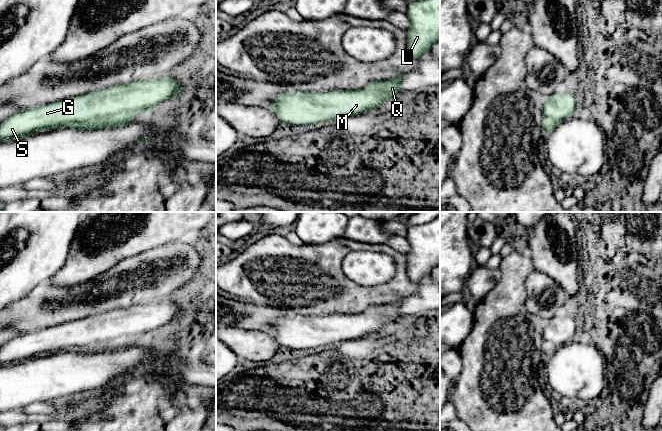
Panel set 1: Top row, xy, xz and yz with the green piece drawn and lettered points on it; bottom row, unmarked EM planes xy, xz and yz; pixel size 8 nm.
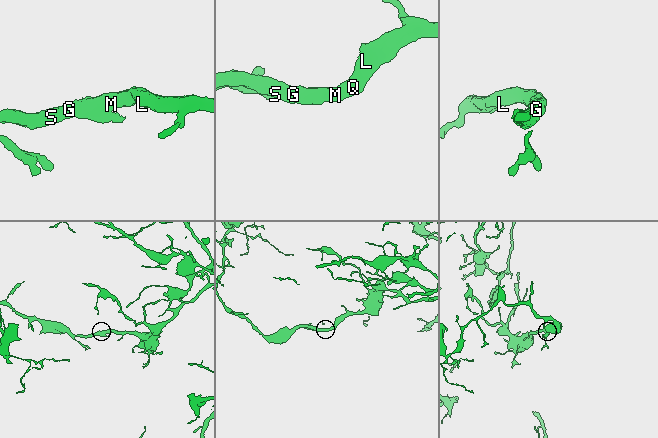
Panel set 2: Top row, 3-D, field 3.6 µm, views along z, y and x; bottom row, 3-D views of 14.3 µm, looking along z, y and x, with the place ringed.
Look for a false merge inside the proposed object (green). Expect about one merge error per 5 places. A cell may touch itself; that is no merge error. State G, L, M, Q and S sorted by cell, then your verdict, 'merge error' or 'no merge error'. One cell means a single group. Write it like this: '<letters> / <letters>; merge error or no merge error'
G L M Q S; no merge error

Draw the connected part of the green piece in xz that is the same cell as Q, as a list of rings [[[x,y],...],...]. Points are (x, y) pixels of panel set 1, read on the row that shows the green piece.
[[[404,76],[368,83],[362,89],[330,90],[326,92],[288,90],[280,94],[269,107],[282,123],[288,125],[319,124],[339,117],[359,115],[378,109],[385,101],[399,98],[405,91],[401,88]]]

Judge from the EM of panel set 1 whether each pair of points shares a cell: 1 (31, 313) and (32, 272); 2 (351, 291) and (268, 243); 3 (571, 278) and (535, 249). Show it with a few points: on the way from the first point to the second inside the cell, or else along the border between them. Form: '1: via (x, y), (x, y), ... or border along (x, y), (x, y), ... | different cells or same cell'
1: border along (49, 278), (39, 282), (25, 296), (12, 303) | different cells
2: via (330, 271), (316, 259), (289, 253) | same cell
3: via (562, 269), (544, 251) | same cell

